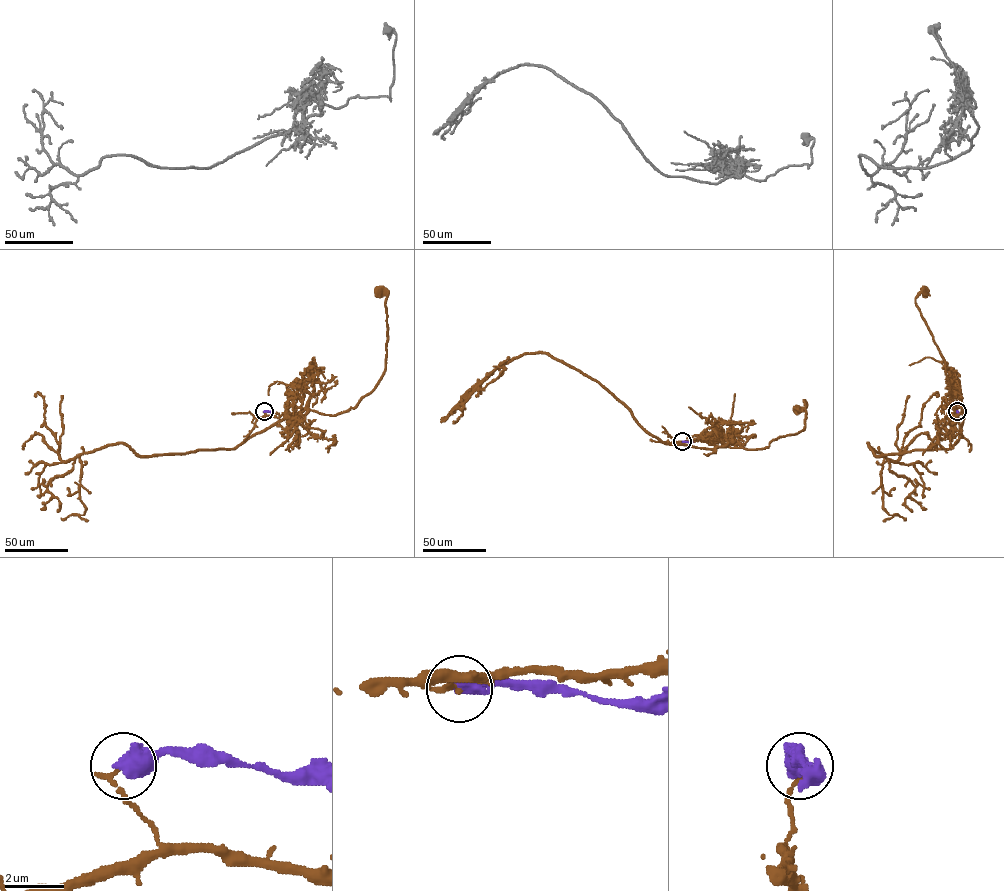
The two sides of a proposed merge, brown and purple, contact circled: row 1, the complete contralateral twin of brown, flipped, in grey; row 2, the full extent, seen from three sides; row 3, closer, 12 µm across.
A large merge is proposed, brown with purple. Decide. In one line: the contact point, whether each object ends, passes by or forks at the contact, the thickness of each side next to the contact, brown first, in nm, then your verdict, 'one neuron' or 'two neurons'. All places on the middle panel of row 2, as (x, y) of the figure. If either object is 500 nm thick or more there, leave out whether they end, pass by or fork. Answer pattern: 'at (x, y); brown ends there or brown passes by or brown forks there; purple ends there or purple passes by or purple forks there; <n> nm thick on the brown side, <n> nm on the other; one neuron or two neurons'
at (682, 441); 160 nm thick on the brown side, 600 nm on the other; two neurons

